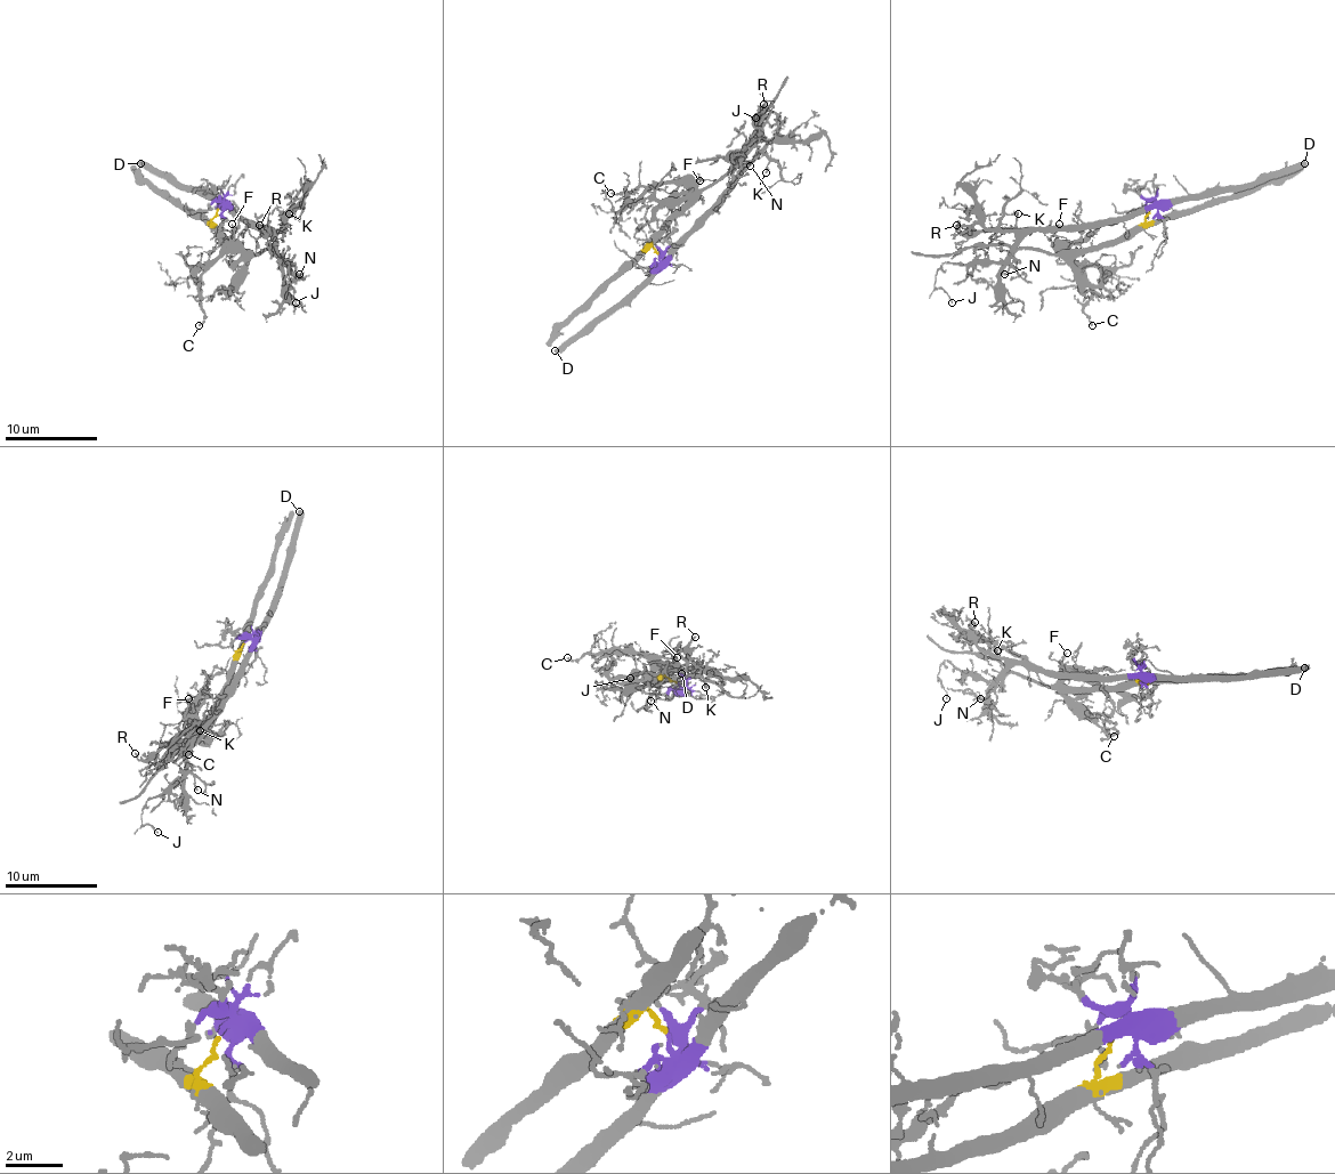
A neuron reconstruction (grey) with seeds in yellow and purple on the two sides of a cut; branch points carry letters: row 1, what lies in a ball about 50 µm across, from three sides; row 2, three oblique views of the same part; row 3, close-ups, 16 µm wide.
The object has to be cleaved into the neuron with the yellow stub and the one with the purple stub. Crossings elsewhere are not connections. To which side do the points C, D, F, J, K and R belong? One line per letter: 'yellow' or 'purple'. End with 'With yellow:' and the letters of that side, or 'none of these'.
C: yellow
D: purple
F: yellow
J: purple
K: purple
R: purple
With yellow: C, F

